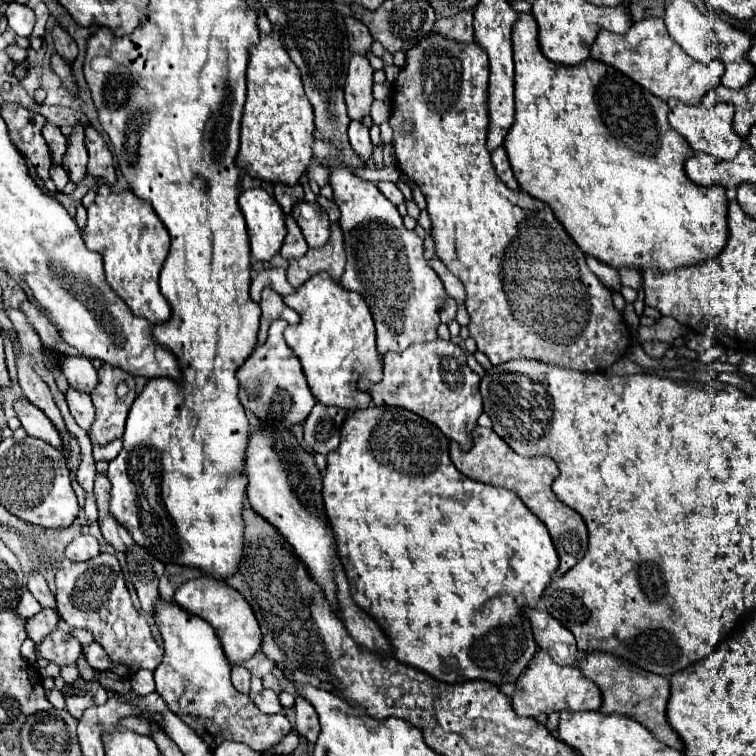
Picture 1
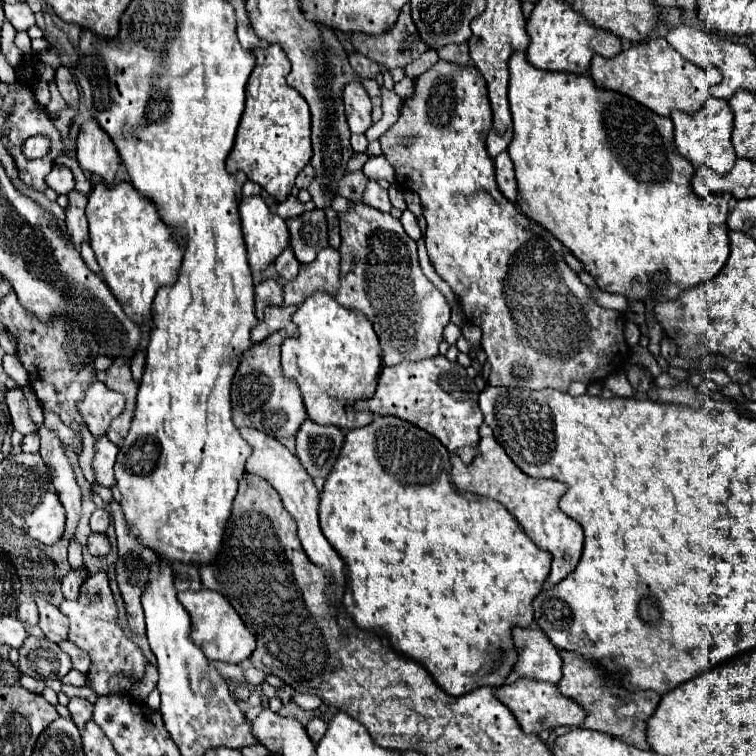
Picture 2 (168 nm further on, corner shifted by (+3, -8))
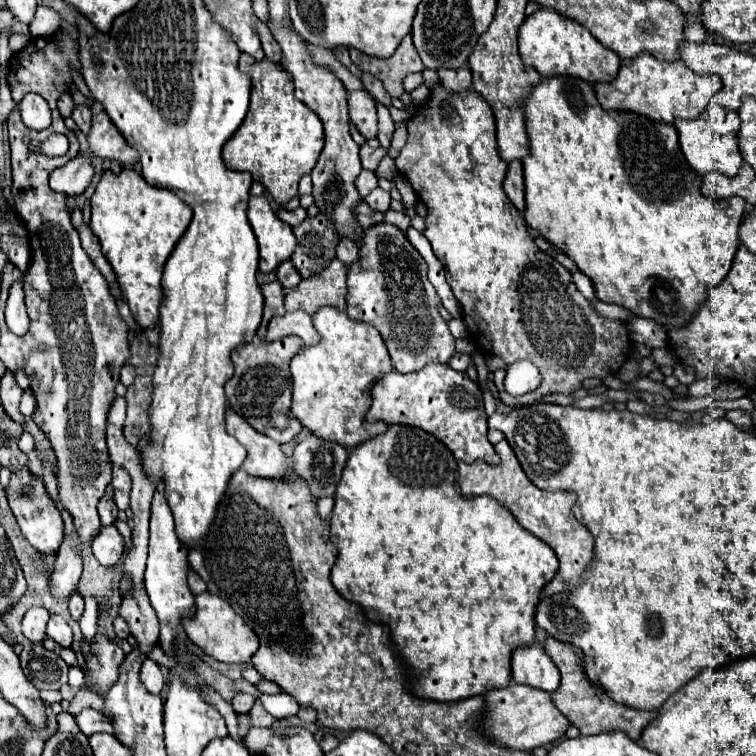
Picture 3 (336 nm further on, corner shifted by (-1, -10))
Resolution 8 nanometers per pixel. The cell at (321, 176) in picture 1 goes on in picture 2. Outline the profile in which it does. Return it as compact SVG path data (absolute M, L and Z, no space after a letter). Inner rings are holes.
M358 170L358 172L348 172L348 174L340 180L340 184L338 184L338 194L344 196L344 198L348 198L348 200L352 200L352 202L360 202L366 184L368 184L368 178L364 176L362 170Z

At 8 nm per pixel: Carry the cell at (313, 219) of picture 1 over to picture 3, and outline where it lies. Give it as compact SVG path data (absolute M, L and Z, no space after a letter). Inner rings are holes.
M324 214L306 218L294 228L294 236L298 244L290 260L302 274L302 278L320 272L336 256L338 232L334 222Z

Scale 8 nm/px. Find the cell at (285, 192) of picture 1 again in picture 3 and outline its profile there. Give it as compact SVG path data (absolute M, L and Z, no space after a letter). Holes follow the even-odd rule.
M280 208L280 210L278 210L278 218L284 220L286 224L290 224L290 226L296 226L296 224L300 224L300 222L306 218L306 210L304 210L304 208L296 208L296 210Z

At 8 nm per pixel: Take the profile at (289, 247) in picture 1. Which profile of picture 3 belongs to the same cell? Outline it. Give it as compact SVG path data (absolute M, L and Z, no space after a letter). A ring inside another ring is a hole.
M290 260L282 262L282 264L278 266L276 274L278 274L278 282L280 282L282 286L286 286L286 290L294 288L294 286L296 286L296 284L302 280L302 276L298 274L298 270L294 268L294 264L292 264Z

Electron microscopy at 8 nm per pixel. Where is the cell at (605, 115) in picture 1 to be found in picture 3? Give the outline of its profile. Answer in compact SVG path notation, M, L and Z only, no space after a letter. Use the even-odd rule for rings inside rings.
M548 76L542 78L536 86L530 88L524 100L524 116L526 116L526 132L530 140L530 154L522 160L524 166L524 184L526 184L526 212L524 218L530 228L538 230L548 242L552 242L558 250L570 256L576 266L594 282L594 290L598 300L620 304L632 310L636 316L652 318L664 328L684 326L694 316L696 308L706 300L708 292L724 280L732 266L732 258L738 250L738 228L744 219L744 199L734 196L726 200L714 201L700 192L702 176L688 166L688 188L686 188L686 158L678 146L678 132L672 124L654 122L642 114L628 110L604 110L594 94L594 88L580 78L570 76Z

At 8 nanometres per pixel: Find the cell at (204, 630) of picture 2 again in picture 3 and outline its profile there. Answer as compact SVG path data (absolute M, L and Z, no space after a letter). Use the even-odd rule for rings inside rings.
M202 592L196 596L194 616L190 620L186 620L182 626L188 634L188 638L196 646L200 646L208 656L212 656L220 662L248 664L250 658L254 656L254 652L258 650L258 636L252 632L252 628L248 628L248 624L232 610L232 606L228 606L222 598L218 598L210 592Z

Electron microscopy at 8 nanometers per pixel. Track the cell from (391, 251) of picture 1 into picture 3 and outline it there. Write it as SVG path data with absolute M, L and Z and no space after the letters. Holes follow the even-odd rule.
M380 222L362 232L358 260L348 266L346 284L348 316L376 326L398 372L416 372L430 362L446 364L454 356L456 340L440 316L442 300L428 280L428 266L400 228Z

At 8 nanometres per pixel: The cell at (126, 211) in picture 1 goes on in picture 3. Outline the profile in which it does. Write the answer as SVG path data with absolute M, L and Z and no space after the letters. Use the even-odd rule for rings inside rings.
M122 170L118 176L112 172L104 172L104 176L100 178L100 182L96 186L94 196L90 198L90 206L92 206L90 228L100 240L102 254L108 258L108 262L116 274L120 292L126 298L136 324L140 328L154 328L158 324L158 310L164 300L164 292L162 292L162 284L160 284L162 270L164 270L164 264L166 264L168 256L172 254L174 246L186 232L186 228L192 220L192 210L172 190L146 184L146 180L134 170Z

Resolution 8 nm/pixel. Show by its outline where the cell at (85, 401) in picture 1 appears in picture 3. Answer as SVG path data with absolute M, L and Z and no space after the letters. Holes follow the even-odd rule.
M112 466L112 488L114 488L114 502L120 510L128 508L128 500L130 500L130 488L132 488L132 480L128 476L128 472L122 466Z

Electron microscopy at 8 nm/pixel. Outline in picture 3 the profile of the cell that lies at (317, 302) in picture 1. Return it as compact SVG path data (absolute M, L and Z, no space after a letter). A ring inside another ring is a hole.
M322 306L312 316L314 328L320 332L322 340L316 346L302 348L292 360L290 360L290 372L292 372L292 414L302 422L302 426L310 428L316 436L324 440L332 440L342 444L344 448L354 448L356 444L370 438L370 434L364 428L364 414L370 408L370 388L374 386L380 376L392 370L392 362L386 350L386 344L382 336L376 332L372 324L358 322L348 318L346 312L336 310L332 306Z

